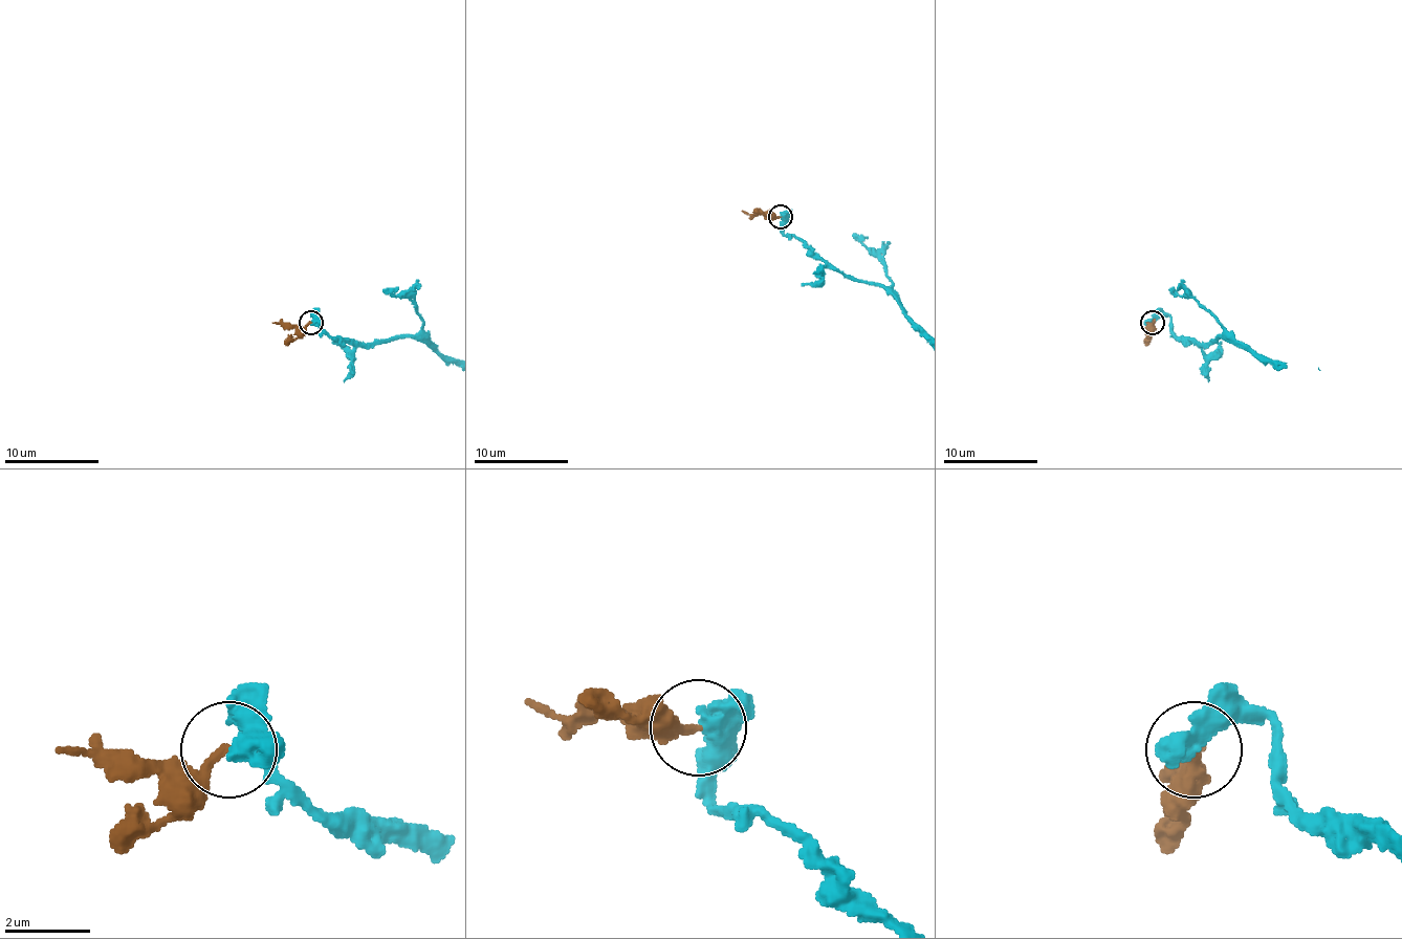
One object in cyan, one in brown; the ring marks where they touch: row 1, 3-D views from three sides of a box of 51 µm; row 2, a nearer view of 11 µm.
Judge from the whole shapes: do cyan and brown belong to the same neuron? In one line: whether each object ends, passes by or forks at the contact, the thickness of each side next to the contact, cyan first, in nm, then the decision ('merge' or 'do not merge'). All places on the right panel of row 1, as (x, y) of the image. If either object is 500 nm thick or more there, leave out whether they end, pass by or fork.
cyan passes by | brown ends | 400/240 nm | merge

